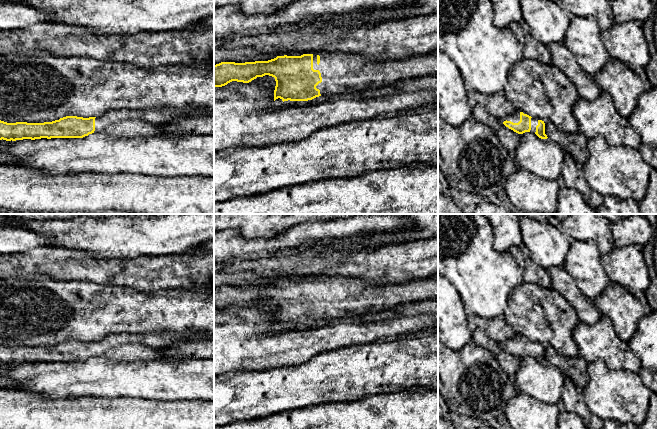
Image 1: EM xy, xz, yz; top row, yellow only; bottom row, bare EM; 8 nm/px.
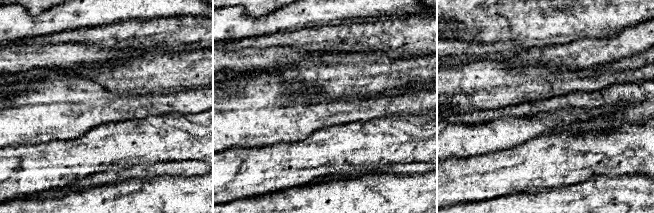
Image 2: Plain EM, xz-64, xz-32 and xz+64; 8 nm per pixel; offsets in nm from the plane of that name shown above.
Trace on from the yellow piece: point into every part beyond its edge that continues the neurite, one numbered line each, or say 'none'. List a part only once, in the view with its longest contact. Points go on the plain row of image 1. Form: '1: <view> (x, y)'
1: xz (342, 298)

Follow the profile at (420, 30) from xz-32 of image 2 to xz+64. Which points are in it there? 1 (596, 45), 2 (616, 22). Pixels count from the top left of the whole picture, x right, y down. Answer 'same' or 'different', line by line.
1: same
2: different

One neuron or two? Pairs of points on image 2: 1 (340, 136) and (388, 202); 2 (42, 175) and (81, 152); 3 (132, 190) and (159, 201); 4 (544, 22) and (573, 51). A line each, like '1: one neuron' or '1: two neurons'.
1: two neurons
2: one neuron
3: one neuron
4: two neurons

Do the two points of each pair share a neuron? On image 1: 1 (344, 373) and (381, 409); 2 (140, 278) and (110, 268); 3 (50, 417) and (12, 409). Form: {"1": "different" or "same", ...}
{"1": "different", "2": "same", "3": "same"}

